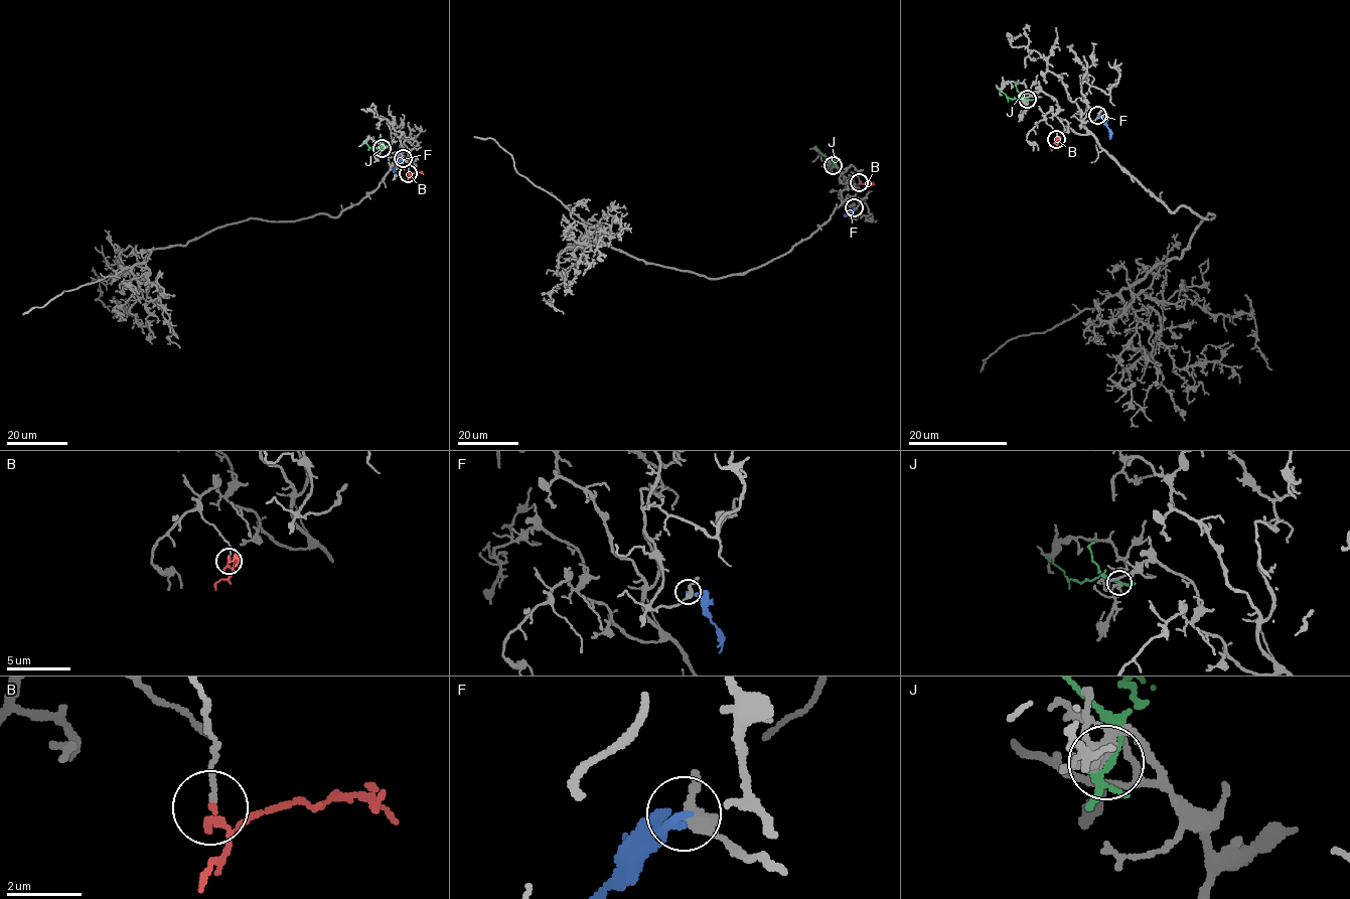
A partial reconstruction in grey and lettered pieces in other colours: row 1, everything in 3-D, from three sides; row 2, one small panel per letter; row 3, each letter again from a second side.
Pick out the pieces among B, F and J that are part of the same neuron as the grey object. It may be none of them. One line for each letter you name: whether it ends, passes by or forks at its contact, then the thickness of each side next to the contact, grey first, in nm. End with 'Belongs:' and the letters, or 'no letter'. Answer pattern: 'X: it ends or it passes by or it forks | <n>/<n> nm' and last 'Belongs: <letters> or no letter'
Belongs: no letter

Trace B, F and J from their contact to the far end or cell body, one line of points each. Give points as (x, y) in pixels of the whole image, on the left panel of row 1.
B: (408, 172), (423, 174)
F: (403, 158), (393, 172)
J: (381, 148), (371, 148), (365, 142)

